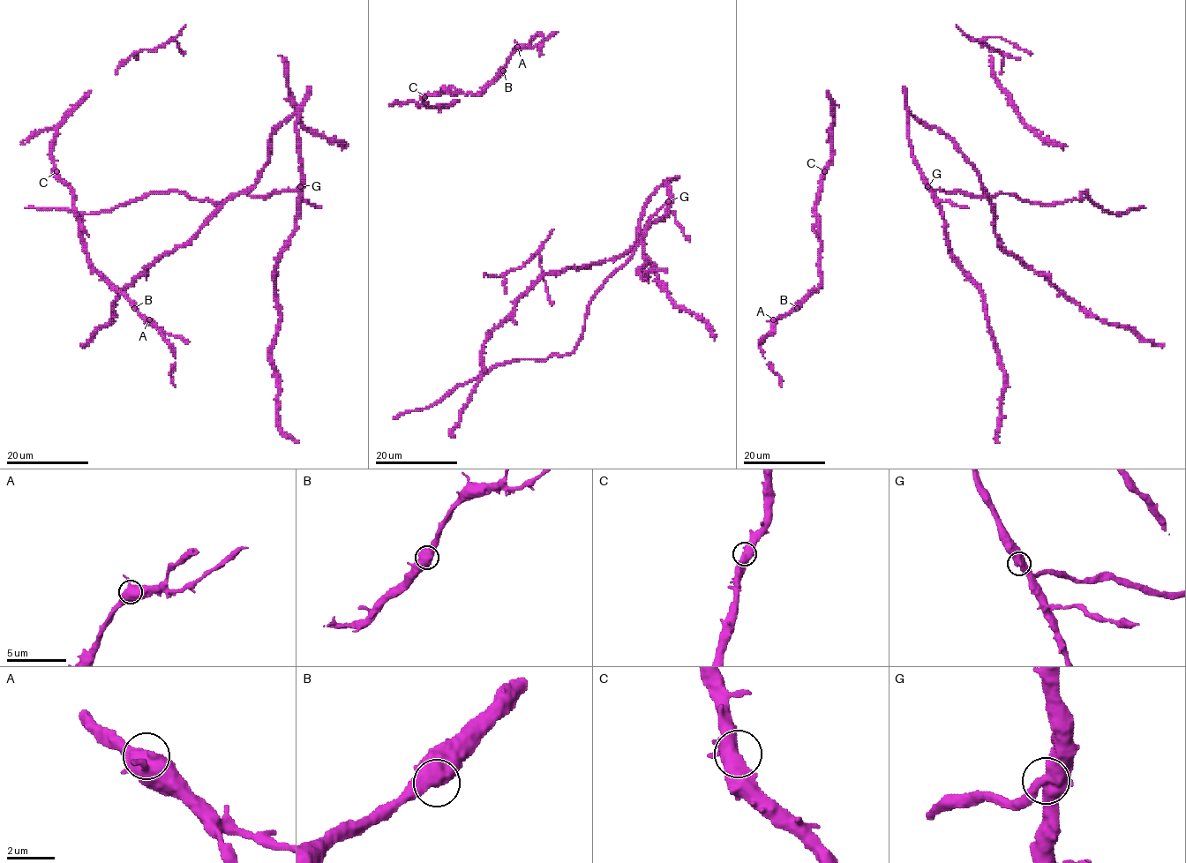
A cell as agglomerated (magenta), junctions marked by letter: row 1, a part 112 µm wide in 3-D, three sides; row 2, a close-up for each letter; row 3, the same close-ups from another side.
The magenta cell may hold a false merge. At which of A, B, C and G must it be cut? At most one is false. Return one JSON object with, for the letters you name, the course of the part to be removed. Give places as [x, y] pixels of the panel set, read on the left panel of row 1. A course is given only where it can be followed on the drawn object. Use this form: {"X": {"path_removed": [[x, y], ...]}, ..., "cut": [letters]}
{"G": {"path_removed": [[300, 187], [267, 196], [233, 194], [220, 203], [191, 199], [177, 191], [147, 193], [93, 213], [26, 207]]}, "cut": ["G"]}

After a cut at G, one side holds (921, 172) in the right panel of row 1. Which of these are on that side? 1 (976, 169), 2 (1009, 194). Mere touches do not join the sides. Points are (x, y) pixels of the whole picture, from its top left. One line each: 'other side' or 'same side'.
1: same side
2: other side

